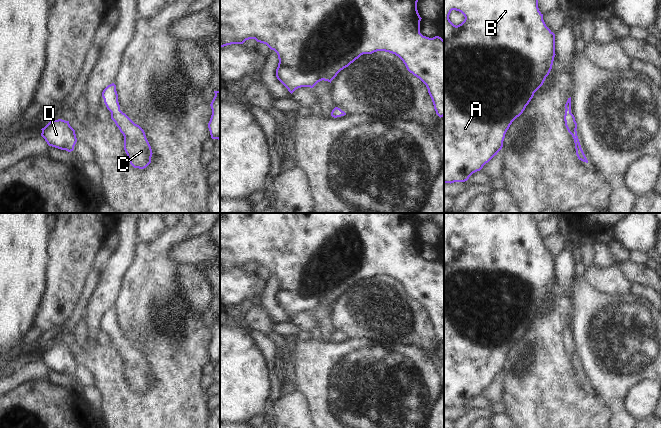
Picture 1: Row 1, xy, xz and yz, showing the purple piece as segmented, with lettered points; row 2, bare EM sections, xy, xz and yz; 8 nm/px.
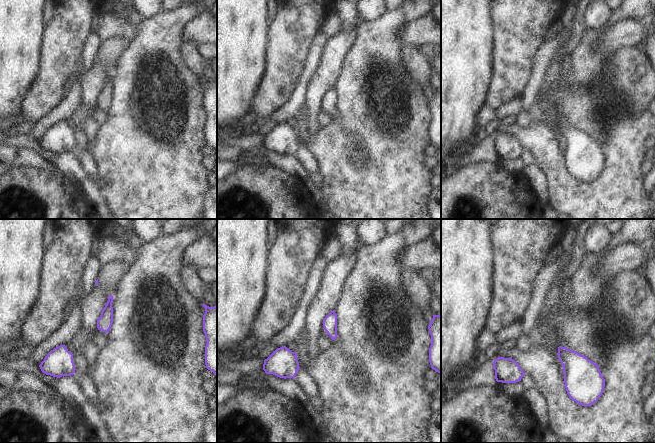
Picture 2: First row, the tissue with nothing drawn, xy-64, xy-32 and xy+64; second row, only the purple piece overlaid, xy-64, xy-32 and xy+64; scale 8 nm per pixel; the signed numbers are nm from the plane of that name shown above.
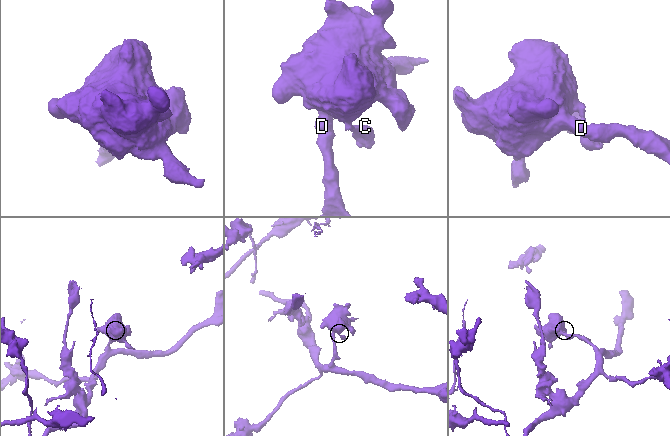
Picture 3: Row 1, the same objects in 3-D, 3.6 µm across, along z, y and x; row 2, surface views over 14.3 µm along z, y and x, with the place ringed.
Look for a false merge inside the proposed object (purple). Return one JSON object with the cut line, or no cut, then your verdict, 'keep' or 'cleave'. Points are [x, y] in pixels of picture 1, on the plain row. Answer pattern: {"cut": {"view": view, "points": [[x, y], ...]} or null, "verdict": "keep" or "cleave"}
{"cut": null, "verdict": "keep"}

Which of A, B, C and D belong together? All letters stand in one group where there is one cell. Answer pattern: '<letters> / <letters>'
A B C D

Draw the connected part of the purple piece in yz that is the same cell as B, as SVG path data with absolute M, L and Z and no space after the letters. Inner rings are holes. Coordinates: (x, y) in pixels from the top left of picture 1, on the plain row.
M444 213L444 408L467 405L473 397L480 395L486 387L497 379L503 371L505 358L510 349L523 337L534 317L543 309L546 301L549 299L555 279L555 258L546 250L543 244L543 238L538 232L538 222L534 218L533 213ZM452 234L461 236L465 241L464 245L457 250L449 243Z

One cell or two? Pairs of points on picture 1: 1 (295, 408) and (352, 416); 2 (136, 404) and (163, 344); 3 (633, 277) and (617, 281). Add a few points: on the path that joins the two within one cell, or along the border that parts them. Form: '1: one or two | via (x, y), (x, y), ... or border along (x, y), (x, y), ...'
1: two | border along (295, 390), (298, 390), (304, 396), (311, 417)
2: one | via (152, 394), (163, 383), (163, 360)
3: two | border along (614, 264), (631, 282)

